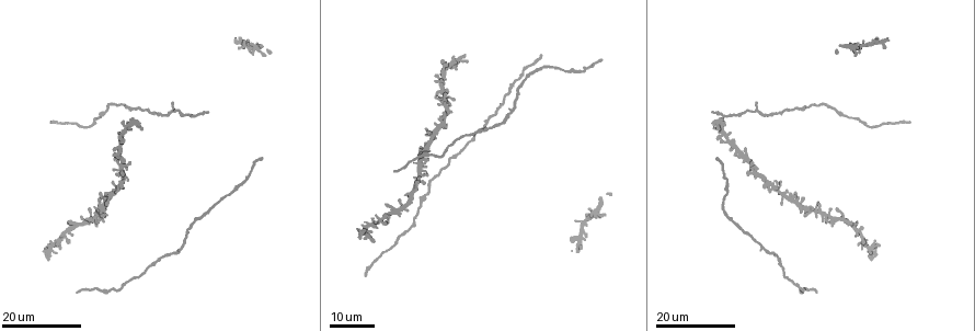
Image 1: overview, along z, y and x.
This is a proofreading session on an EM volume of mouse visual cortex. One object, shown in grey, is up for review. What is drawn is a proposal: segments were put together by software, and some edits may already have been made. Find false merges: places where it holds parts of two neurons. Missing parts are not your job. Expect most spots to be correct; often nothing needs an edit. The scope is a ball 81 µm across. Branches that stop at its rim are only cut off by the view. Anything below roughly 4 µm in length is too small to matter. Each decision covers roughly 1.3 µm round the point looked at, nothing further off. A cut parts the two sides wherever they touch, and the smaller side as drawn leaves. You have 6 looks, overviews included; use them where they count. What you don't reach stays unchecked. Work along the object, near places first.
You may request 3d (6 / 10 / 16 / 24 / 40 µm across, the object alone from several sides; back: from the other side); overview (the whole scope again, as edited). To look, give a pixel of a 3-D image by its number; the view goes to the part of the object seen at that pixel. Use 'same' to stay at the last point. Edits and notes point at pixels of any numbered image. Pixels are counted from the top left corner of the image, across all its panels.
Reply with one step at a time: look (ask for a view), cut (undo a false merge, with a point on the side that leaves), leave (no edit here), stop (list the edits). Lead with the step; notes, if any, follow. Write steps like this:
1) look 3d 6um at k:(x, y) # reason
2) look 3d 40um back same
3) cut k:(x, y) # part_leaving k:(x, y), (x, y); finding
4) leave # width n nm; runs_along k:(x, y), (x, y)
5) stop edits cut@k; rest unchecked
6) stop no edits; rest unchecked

look 3d 16um at 1:(397, 210)

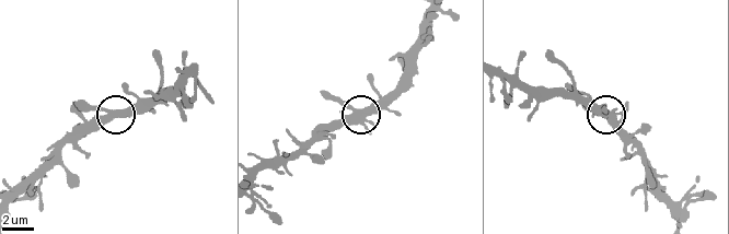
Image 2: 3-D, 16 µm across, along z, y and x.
look 3d 10um at 2:(353, 115)

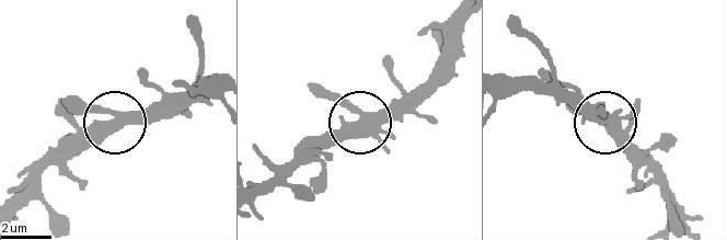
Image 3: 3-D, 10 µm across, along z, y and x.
leave # width 430 nm; all the same neuron

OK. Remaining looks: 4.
look 3d 24um at 1:(755, 111) # arms part here

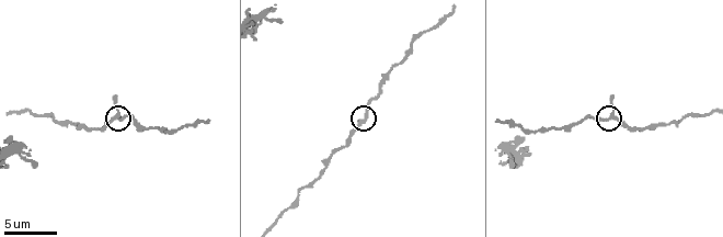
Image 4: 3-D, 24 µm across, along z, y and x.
look 3d 10um at 4:(612, 114) # closer look

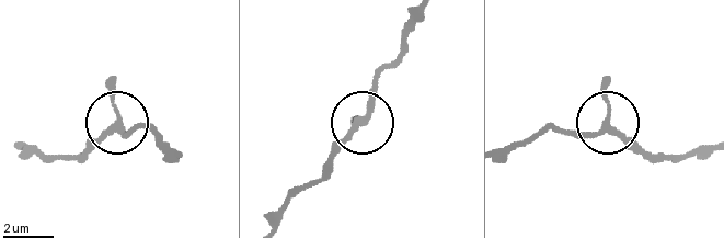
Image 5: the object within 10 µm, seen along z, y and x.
leave # arms 3; all the same neuron

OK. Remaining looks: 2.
look 3d 16um at 1:(420, 200) # sudden change in width

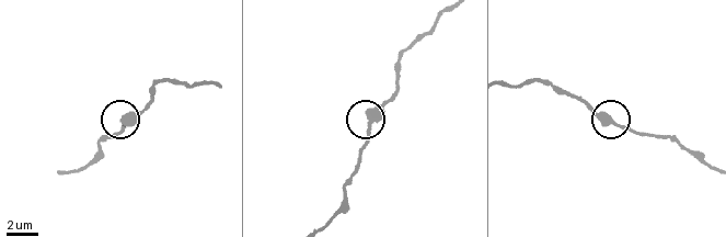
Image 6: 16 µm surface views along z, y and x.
look 3d 10um at 6:(616, 124)

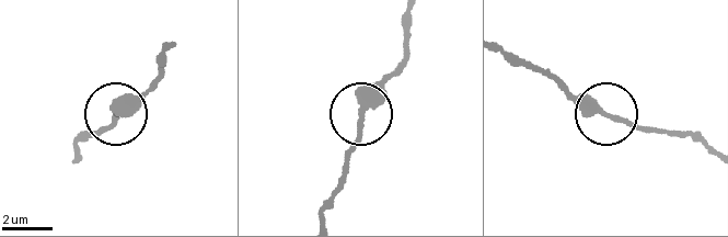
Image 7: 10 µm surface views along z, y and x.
leave # runs_along 7:(408, 13), (404, 64), (365, 114), (346, 162); all the same neuron

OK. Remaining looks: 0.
stop no edits; rest unchecked

